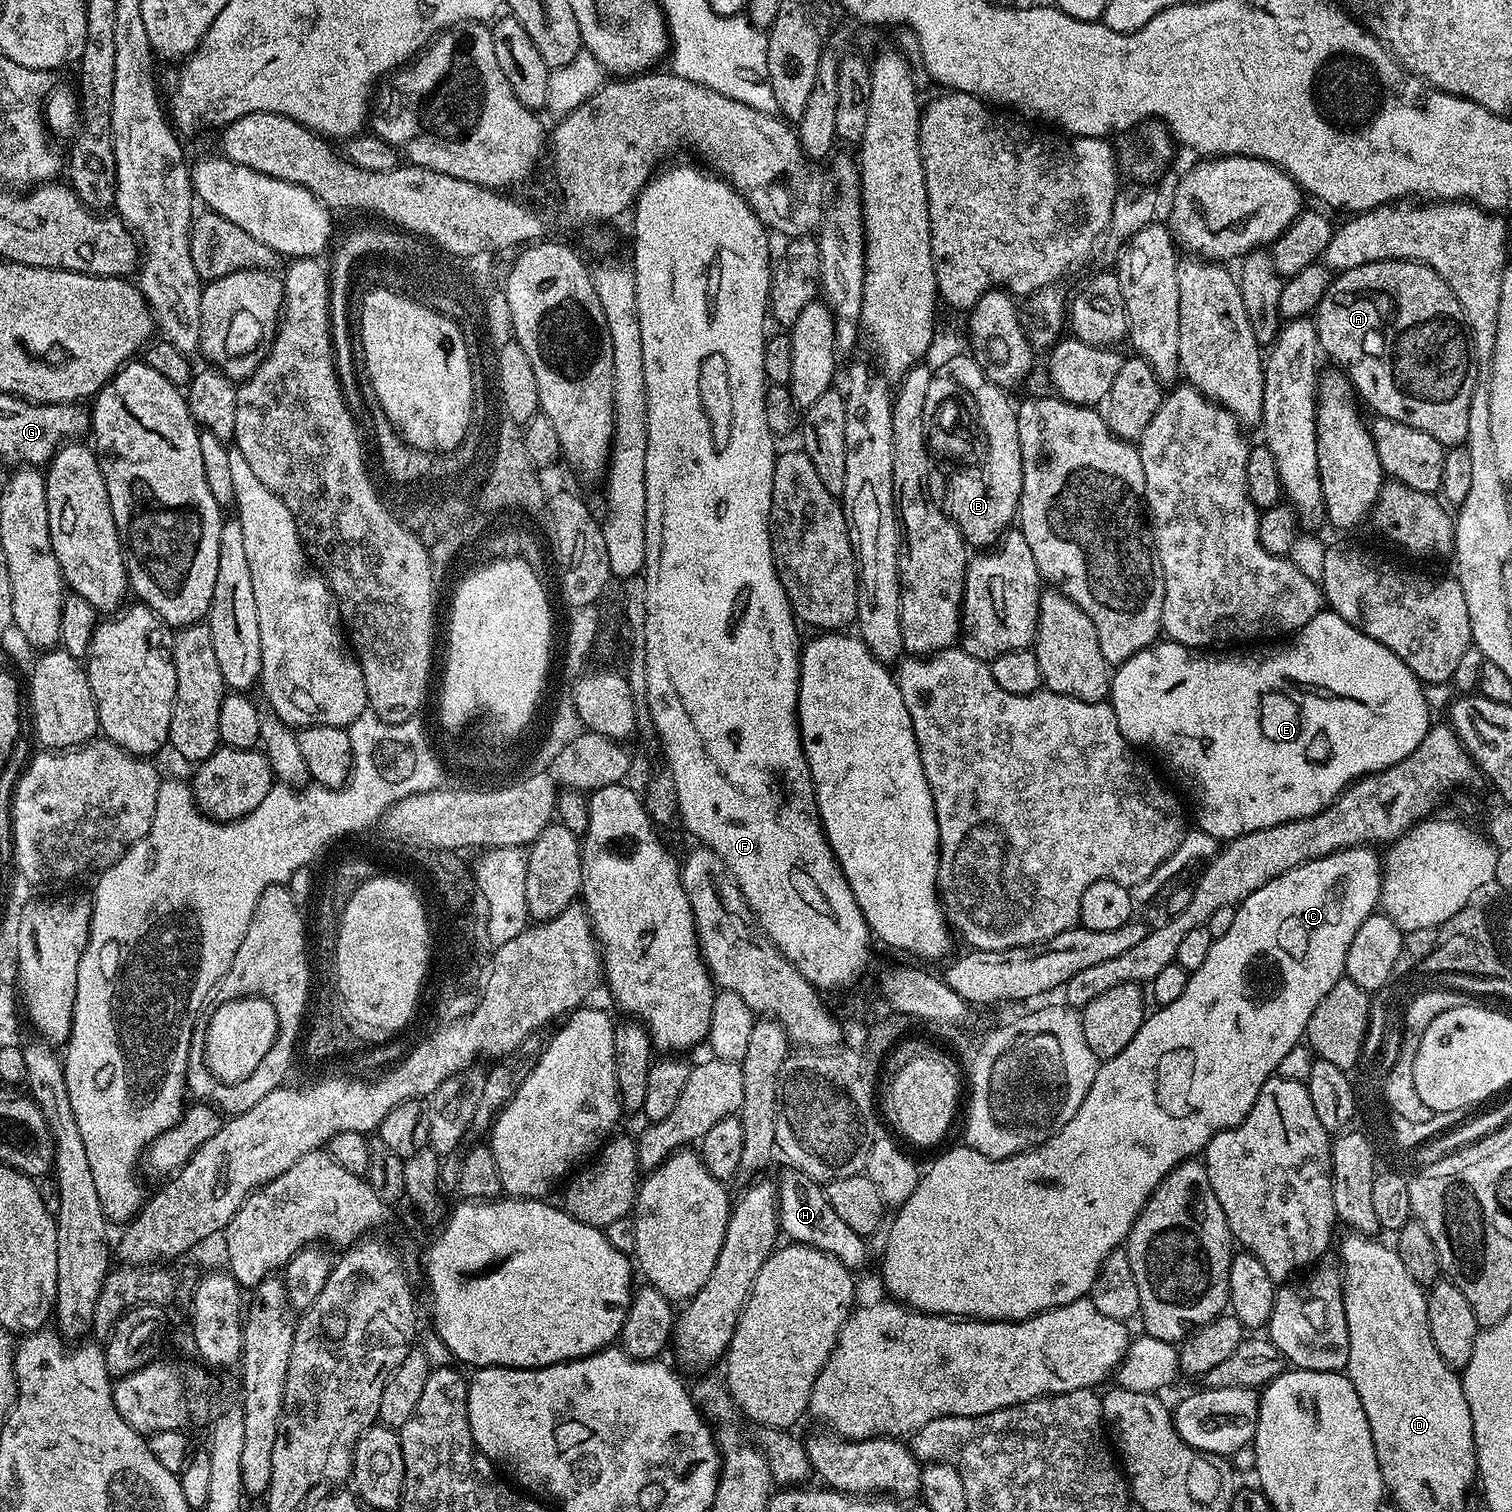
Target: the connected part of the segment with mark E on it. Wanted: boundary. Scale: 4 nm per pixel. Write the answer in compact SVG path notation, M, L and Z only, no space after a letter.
M1321 610L1291 638L1265 648L1268 648L1265 652L1244 652L1241 656L1215 656L1212 653L1215 651L1187 648L1185 644L1164 638L1134 654L1129 660L1115 665L1110 676L1110 703L1118 722L1118 730L1129 744L1145 744L1168 763L1169 770L1176 775L1177 782L1188 791L1188 796L1192 799L1192 808L1196 811L1195 827L1213 836L1217 842L1237 840L1240 836L1254 834L1254 830L1266 830L1282 822L1318 814L1326 806L1333 804L1337 796L1355 780L1368 776L1371 772L1386 770L1402 762L1402 758L1414 754L1414 750L1418 750L1418 742L1426 738L1430 727L1430 705L1424 696L1425 685L1421 684L1410 666L1406 666L1406 662L1402 662L1398 654L1382 646L1382 642L1350 626L1350 622L1346 622L1346 618L1336 612Z

